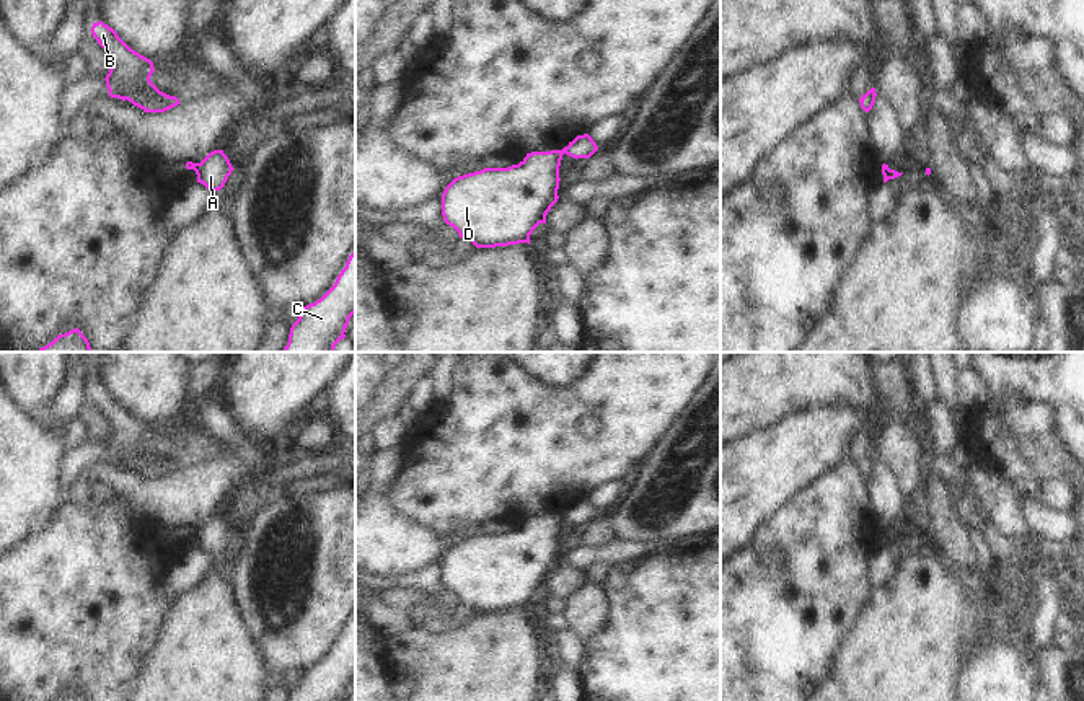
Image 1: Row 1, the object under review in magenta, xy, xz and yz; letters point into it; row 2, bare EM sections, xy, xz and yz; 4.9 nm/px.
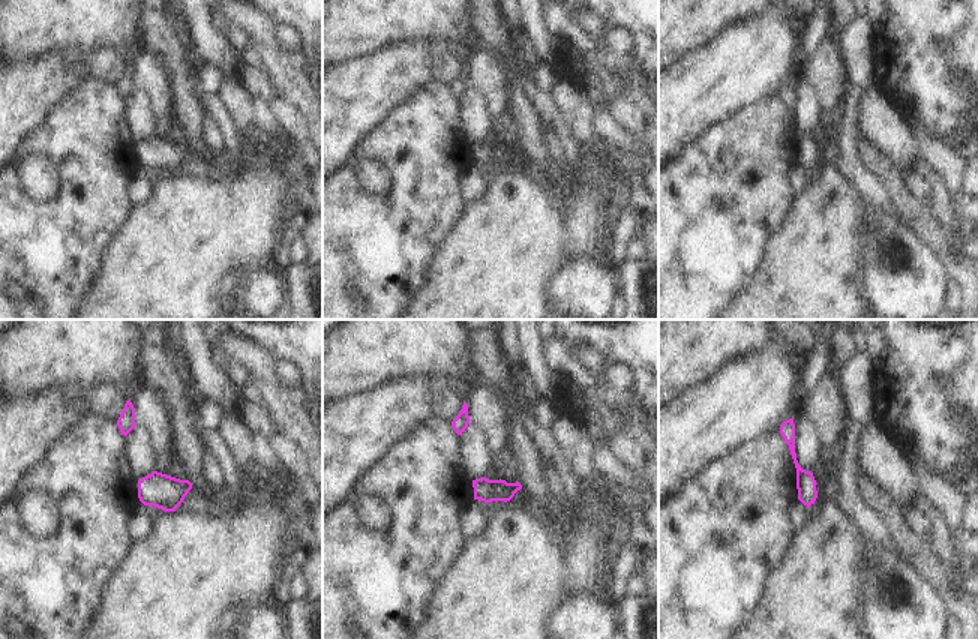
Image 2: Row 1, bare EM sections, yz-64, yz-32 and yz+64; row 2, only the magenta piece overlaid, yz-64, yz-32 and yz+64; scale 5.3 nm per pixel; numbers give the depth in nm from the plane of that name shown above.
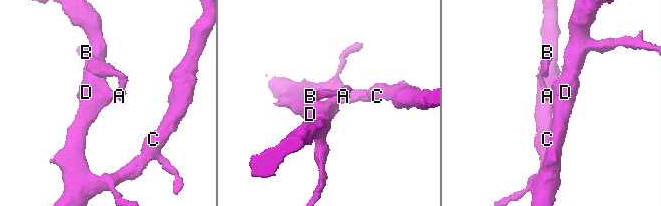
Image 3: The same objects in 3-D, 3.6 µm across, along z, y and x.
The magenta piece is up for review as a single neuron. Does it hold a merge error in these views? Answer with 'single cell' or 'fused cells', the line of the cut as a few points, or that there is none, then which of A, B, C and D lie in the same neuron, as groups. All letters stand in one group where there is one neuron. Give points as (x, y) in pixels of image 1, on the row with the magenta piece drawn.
fused cells; cut in xz along (561, 150), (563, 154); A B / C D

